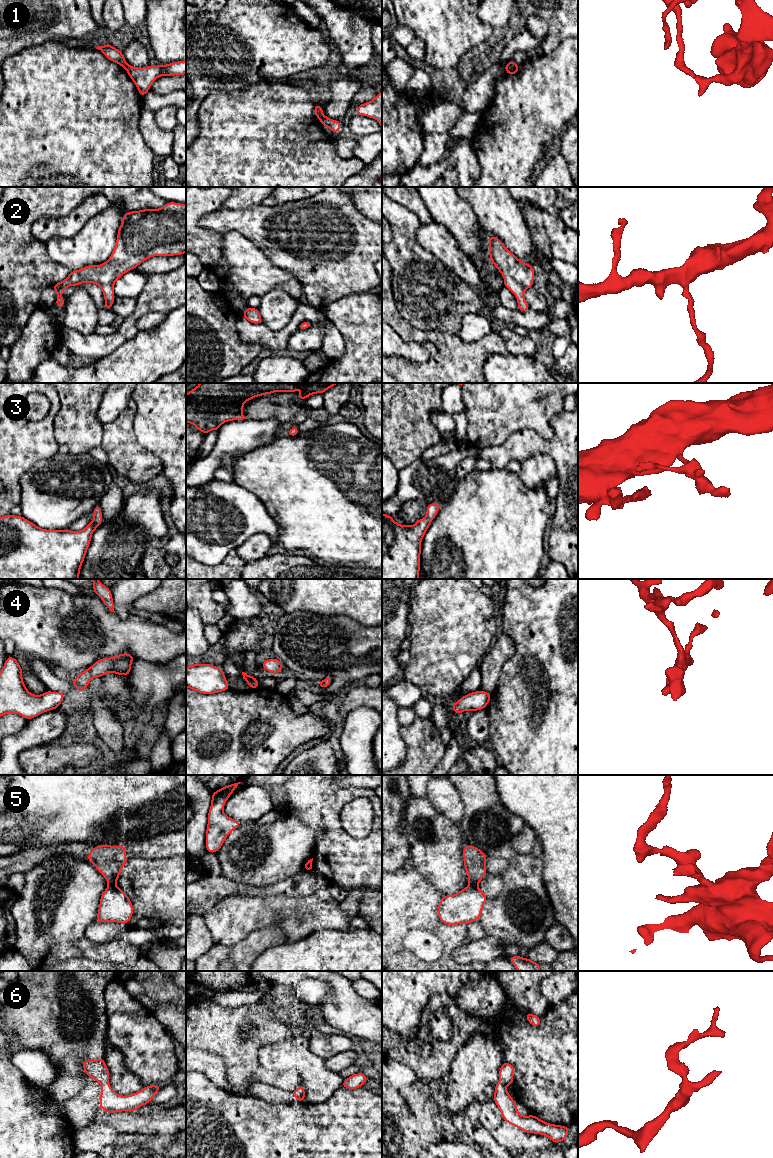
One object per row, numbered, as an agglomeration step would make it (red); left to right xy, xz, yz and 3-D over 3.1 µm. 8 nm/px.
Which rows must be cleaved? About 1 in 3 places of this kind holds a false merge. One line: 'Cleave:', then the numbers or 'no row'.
Cleave: 1, 5

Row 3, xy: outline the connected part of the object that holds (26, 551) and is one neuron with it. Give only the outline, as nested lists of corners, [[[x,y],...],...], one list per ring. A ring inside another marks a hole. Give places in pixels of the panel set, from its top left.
[[[99,504],[93,509],[93,514],[92,521],[80,531],[41,529],[22,515],[0,517],[0,579],[79,579],[91,536],[103,521]]]

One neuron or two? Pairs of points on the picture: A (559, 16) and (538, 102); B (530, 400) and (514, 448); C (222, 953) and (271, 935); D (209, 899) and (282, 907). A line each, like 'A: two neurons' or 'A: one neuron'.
A: two neurons
B: two neurons
C: one neuron
D: two neurons

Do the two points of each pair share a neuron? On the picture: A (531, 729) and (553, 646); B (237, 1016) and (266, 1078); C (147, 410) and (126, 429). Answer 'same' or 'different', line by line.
A: same
B: same
C: different

